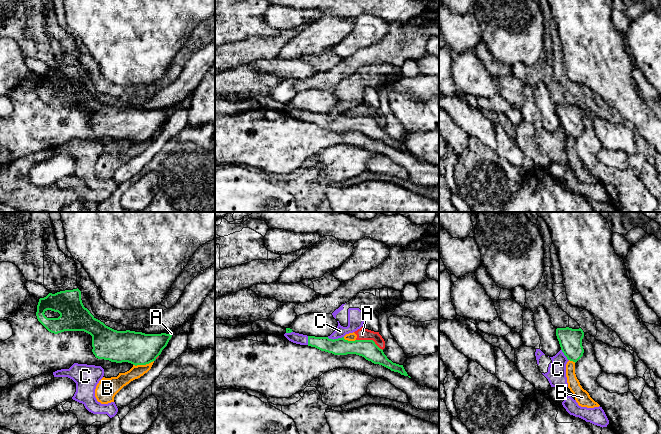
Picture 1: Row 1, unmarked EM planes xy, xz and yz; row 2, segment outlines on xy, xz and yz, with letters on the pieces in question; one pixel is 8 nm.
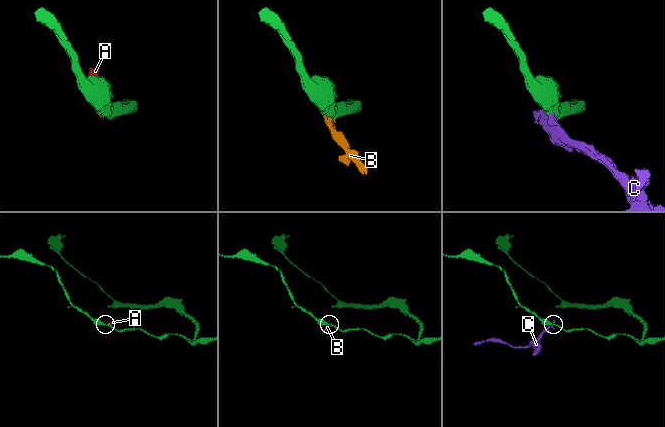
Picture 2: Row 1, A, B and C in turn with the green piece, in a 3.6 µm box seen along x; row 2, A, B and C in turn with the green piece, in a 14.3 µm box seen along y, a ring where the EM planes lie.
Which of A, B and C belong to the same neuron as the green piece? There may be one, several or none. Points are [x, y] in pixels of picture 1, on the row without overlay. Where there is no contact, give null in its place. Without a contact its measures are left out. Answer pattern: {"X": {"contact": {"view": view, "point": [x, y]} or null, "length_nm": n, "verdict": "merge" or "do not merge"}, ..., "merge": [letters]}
{"A": {"contact": {"view": "xz", "point": [369, 116]}, "length_nm": 240, "verdict": "do not merge"}, "B": {"contact": {"view": "xy", "point": [143, 140]}, "length_nm": 170, "verdict": "do not merge"}, "C": {"contact": {"view": "xz", "point": [335, 115]}, "length_nm": 140, "verdict": "merge"}, "merge": ["C"]}

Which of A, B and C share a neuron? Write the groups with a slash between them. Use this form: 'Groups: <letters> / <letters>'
Groups: A B / C

